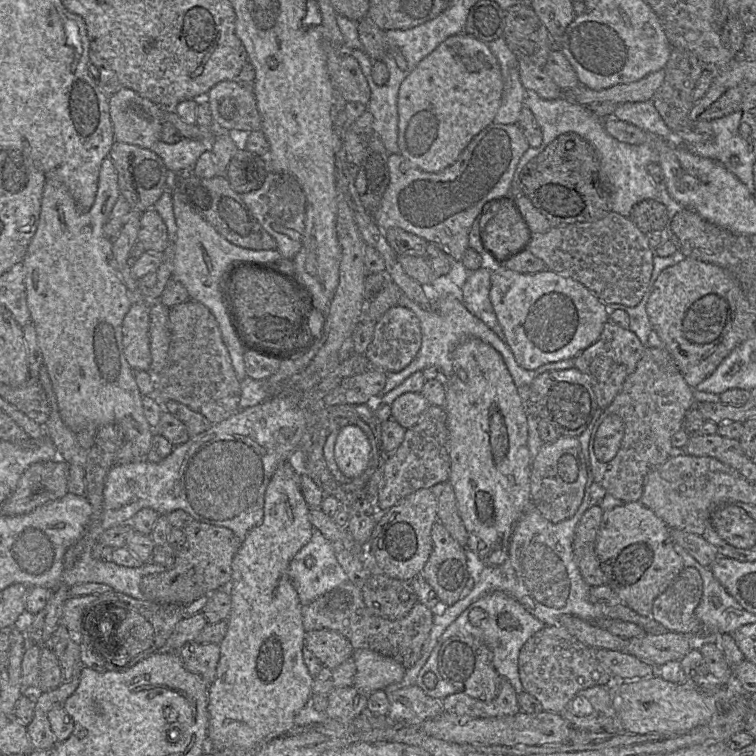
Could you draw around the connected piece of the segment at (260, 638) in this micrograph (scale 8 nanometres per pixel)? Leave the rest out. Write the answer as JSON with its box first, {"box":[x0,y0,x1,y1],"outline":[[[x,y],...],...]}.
{"box":[207,460,313,750],"outline":[[[295,460],[285,461],[278,466],[266,488],[263,522],[248,532],[233,557],[232,578],[228,586],[231,610],[227,618],[227,631],[218,644],[220,657],[216,677],[208,688],[207,750],[254,748],[292,733],[296,714],[309,704],[312,696],[313,677],[302,654],[306,633],[302,622],[302,605],[289,576],[291,560],[310,541],[313,533],[309,519],[310,507],[301,493],[300,478],[301,470]]]}

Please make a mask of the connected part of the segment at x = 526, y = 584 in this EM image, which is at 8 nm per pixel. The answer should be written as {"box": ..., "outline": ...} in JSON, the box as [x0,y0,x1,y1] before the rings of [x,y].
{"box":[382,408,668,694],"outline":[[[597,408],[592,421],[577,437],[586,464],[587,482],[583,500],[574,516],[558,523],[552,523],[545,519],[535,507],[530,508],[516,523],[513,529],[510,538],[508,557],[505,562],[499,566],[484,566],[479,580],[474,583],[474,587],[469,594],[452,606],[446,607],[441,614],[433,617],[432,628],[422,648],[420,658],[411,668],[405,670],[405,675],[400,682],[388,685],[382,690],[385,694],[415,685],[420,669],[427,661],[444,630],[456,620],[469,605],[493,591],[503,591],[507,593],[519,602],[530,614],[548,626],[557,625],[557,621],[561,615],[570,614],[590,622],[606,618],[620,619],[624,622],[637,624],[644,629],[646,634],[664,634],[668,632],[661,624],[655,621],[652,616],[641,616],[623,604],[607,606],[592,603],[589,600],[589,591],[591,587],[584,581],[574,560],[572,543],[575,528],[584,512],[591,505],[596,504],[592,502],[590,496],[590,488],[594,478],[591,470],[589,443],[593,426],[600,416],[601,411],[601,409]]]}

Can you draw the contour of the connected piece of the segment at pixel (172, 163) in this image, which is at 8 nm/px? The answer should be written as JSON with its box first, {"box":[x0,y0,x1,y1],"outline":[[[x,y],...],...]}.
{"box":[149,138,212,175],"outline":[[[181,138],[175,144],[168,144],[159,139],[149,150],[162,159],[170,175],[178,175],[183,172],[191,172],[199,157],[204,152],[211,152],[210,142],[212,141]]]}

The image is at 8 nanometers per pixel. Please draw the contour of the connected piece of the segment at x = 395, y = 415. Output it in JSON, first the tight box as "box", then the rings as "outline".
{"box":[390,392,429,429],"outline":[[[405,392],[399,395],[390,405],[391,418],[404,429],[416,425],[429,403],[420,392]]]}

